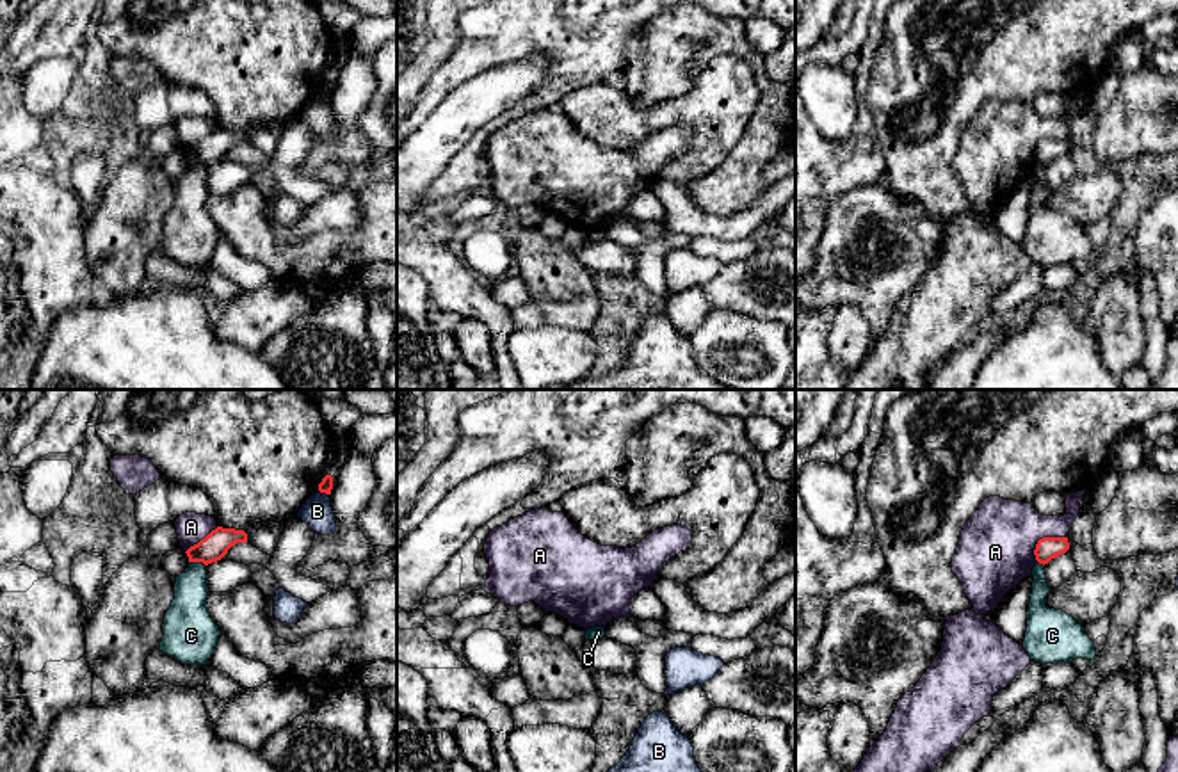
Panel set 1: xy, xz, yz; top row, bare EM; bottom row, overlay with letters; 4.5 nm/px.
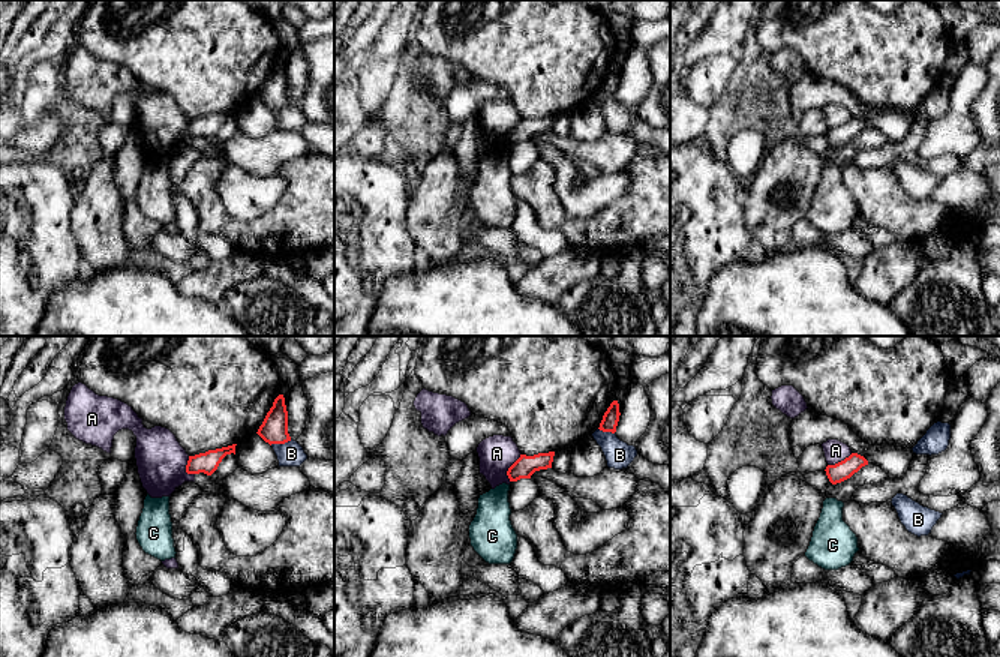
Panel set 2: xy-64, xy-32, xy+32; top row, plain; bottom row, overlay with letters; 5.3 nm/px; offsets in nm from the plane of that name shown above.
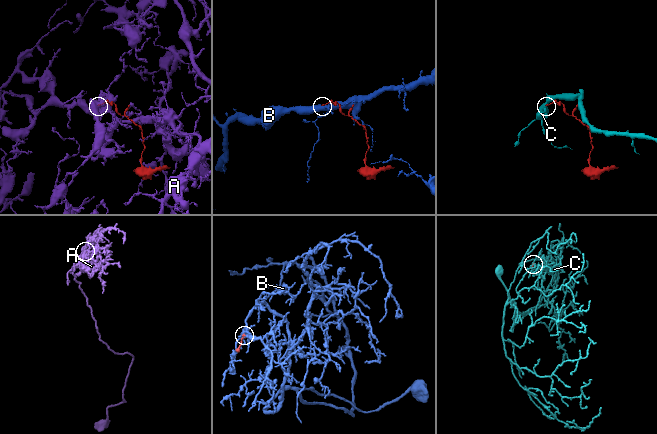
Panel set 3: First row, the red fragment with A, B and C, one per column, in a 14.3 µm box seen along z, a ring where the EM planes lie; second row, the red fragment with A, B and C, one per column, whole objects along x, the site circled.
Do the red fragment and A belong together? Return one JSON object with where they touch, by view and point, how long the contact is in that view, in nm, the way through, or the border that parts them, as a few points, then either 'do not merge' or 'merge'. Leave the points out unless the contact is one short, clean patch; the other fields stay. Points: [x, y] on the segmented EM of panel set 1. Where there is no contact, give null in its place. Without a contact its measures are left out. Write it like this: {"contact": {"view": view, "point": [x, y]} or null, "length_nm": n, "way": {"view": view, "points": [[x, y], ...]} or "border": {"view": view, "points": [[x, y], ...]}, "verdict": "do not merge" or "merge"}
{"contact": {"view": "yz", "point": [1043, 538]}, "length_nm": 190, "verdict": "do not merge"}

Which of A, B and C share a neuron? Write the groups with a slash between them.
A / B / C

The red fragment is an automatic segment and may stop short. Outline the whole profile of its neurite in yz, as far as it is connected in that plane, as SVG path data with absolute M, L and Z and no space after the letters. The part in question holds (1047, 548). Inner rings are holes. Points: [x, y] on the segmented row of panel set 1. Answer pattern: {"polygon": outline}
{"polygon": "M1043 537L1037 541L1034 555L1039 564L1048 564L1052 559L1069 550L1068 537Z"}

